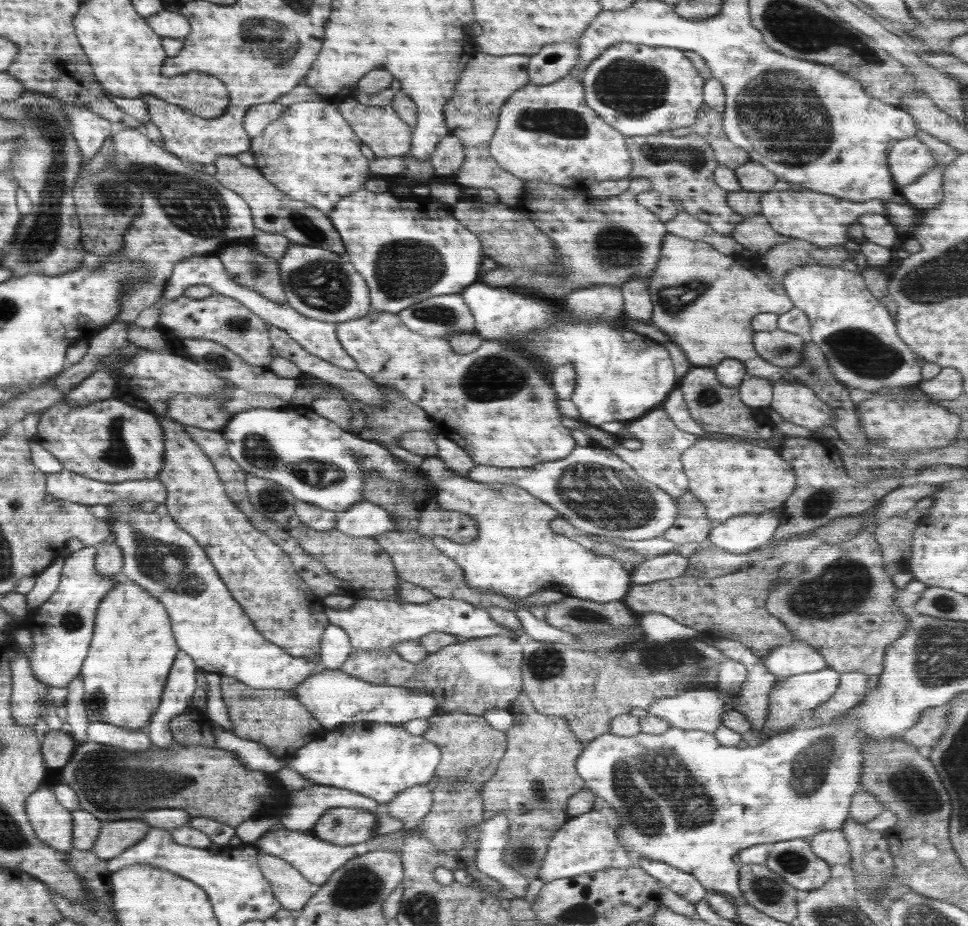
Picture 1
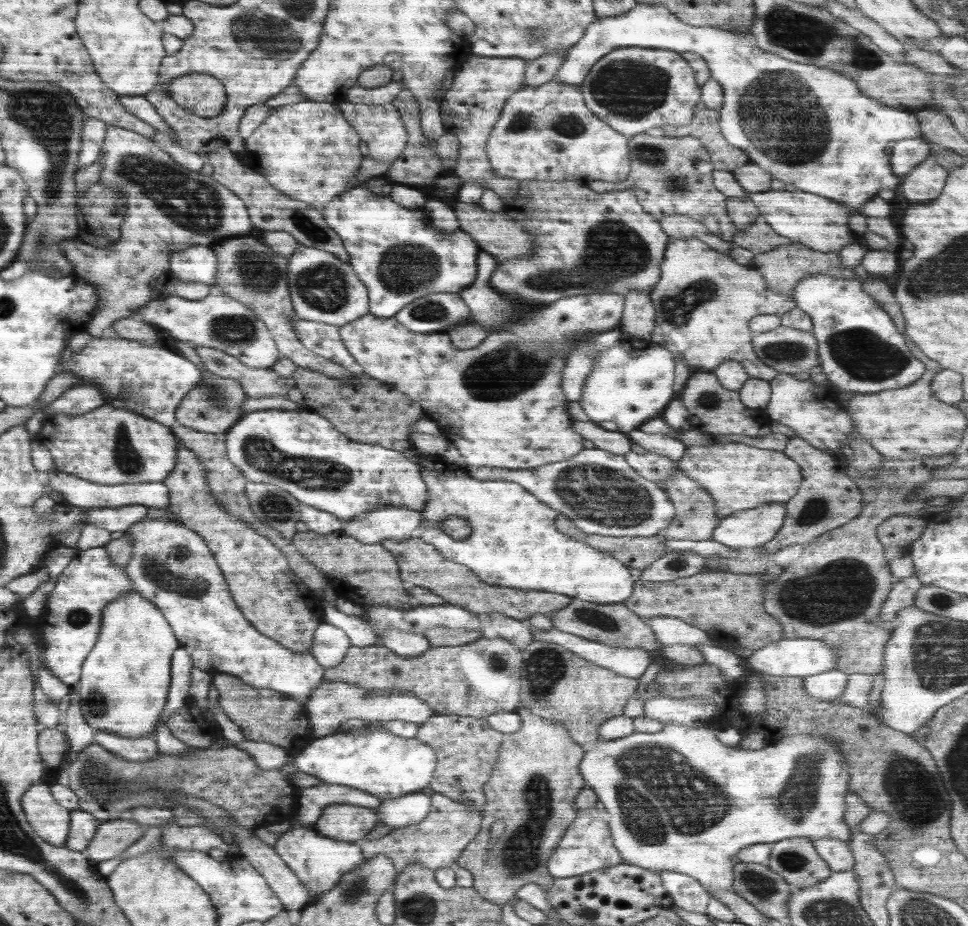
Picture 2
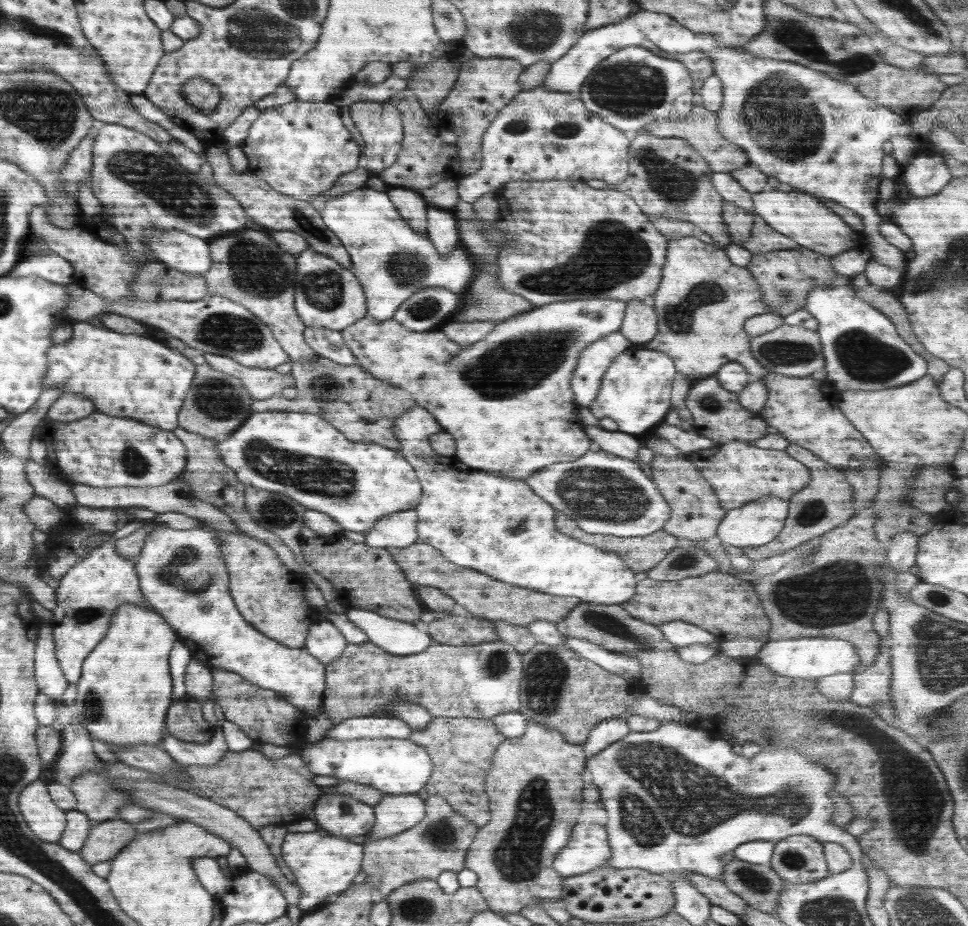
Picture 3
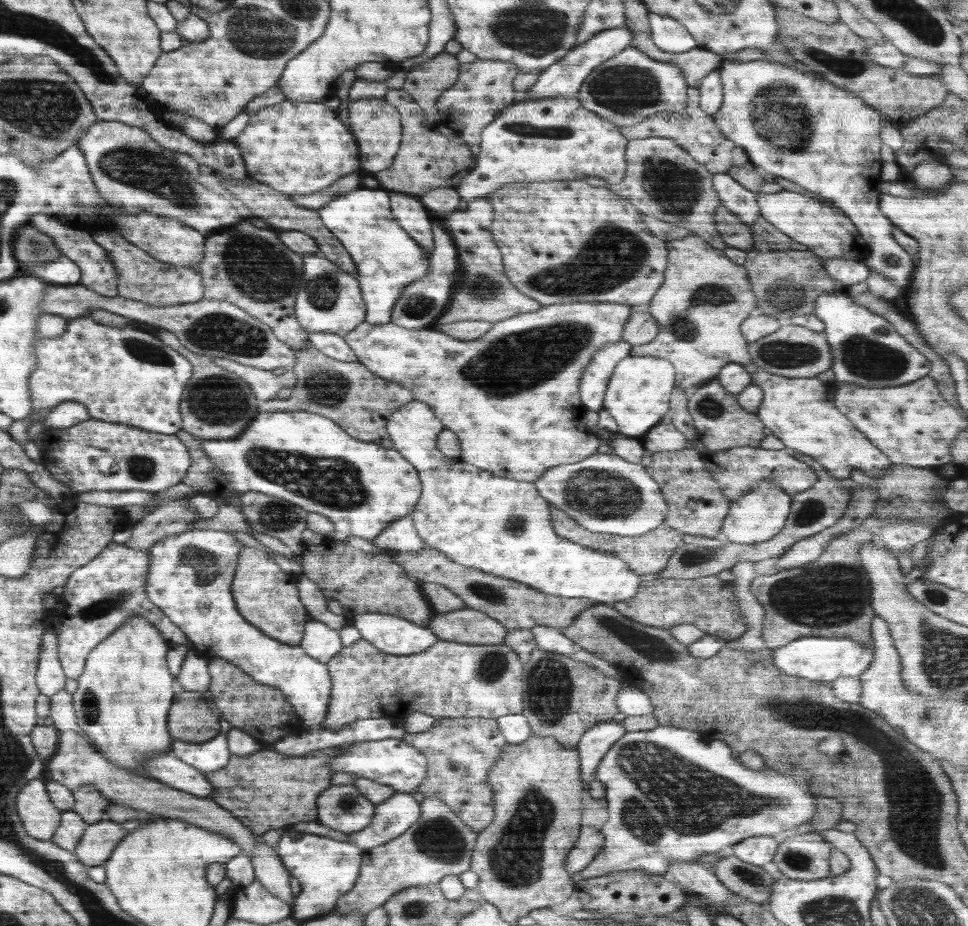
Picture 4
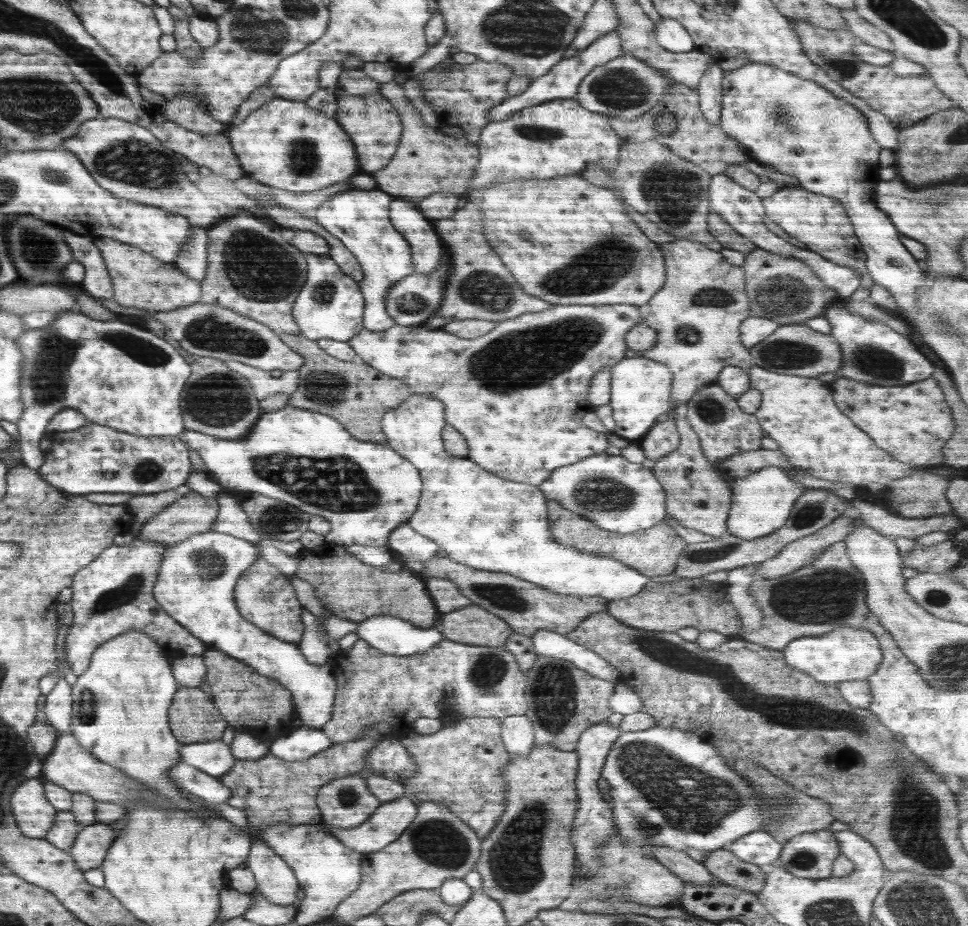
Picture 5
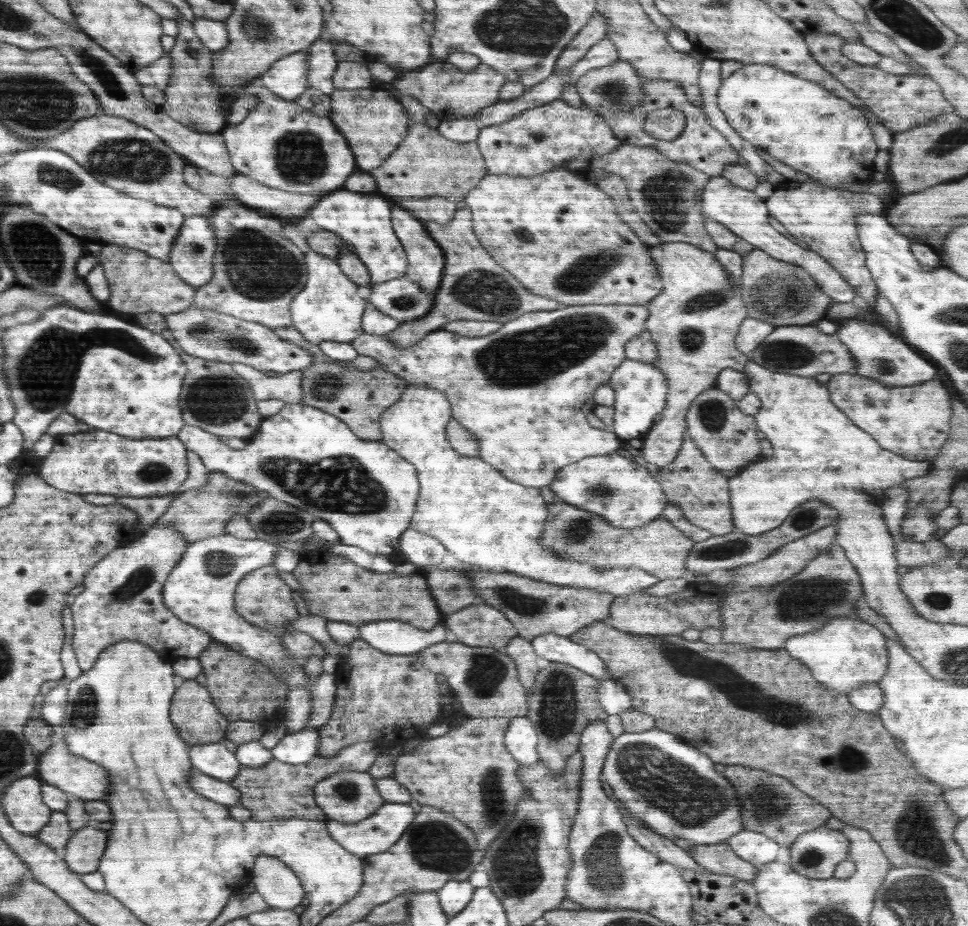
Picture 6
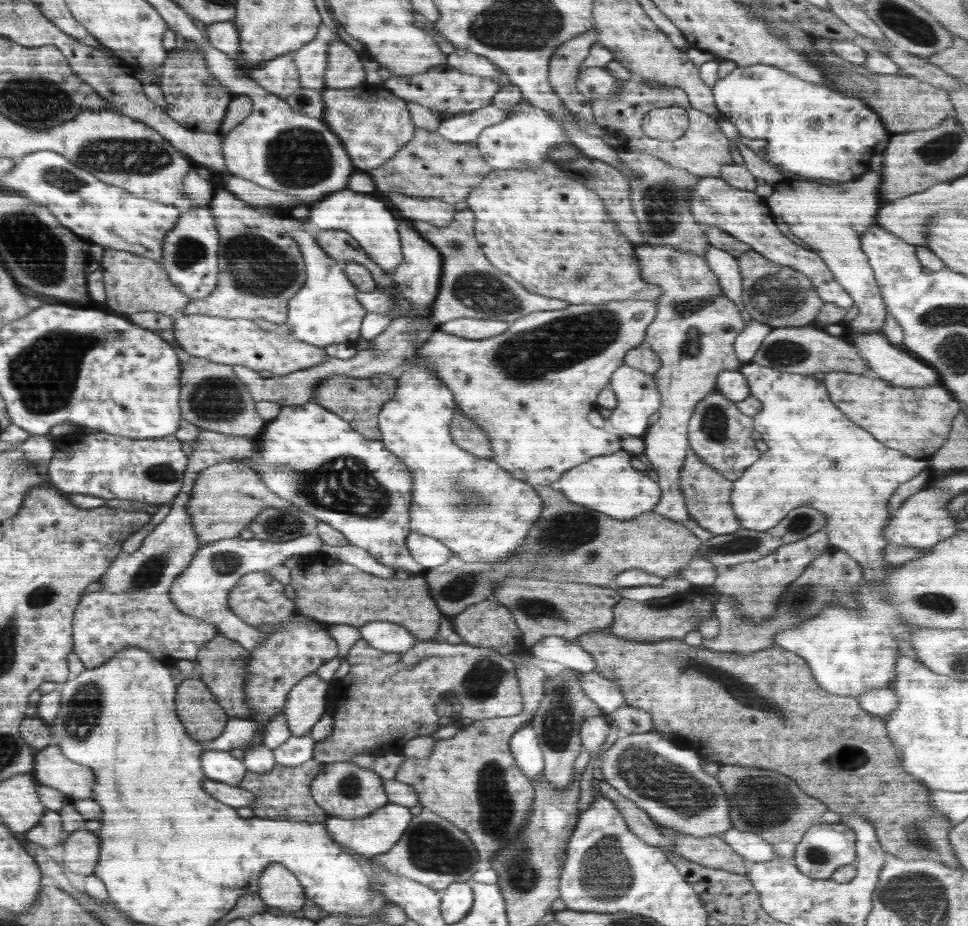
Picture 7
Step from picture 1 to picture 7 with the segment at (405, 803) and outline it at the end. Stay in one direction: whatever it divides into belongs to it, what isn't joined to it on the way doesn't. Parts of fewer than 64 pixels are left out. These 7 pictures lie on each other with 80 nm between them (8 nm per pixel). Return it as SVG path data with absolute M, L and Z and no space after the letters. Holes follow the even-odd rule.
M386 803L383 807L376 809L374 812L366 815L364 818L346 819L330 816L325 820L327 832L331 838L357 854L362 856L374 856L388 852L400 840L404 831L408 828L412 820L410 808L398 803Z

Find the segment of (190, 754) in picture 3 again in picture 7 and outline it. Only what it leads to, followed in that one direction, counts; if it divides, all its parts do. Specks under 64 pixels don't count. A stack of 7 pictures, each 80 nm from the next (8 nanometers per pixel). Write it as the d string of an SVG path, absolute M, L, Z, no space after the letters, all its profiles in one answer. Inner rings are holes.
M208 749L200 755L200 765L209 780L232 786L242 782L247 772L243 762L232 756L229 751Z

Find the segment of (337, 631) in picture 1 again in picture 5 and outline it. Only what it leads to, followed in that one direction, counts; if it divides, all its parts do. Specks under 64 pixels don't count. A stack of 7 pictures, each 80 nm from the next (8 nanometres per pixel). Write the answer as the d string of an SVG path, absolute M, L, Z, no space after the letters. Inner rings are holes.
M312 606L301 609L301 619L305 629L301 642L298 644L302 656L310 665L325 665L331 658L330 646L324 640L324 636L328 635L328 632L322 630L322 627L318 625Z

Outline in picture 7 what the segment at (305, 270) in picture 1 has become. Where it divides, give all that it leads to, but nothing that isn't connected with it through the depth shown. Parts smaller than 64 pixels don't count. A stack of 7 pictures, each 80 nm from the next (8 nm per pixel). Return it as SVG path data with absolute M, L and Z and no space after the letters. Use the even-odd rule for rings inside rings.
M304 214L281 216L284 224L289 224L290 229L299 230L295 232L294 240L299 244L307 274L304 286L287 304L285 323L296 339L317 347L352 344L358 336L361 336L361 322L367 312L356 300L358 291L344 272L345 263L334 260L317 244L312 235L300 230L306 221L304 216Z

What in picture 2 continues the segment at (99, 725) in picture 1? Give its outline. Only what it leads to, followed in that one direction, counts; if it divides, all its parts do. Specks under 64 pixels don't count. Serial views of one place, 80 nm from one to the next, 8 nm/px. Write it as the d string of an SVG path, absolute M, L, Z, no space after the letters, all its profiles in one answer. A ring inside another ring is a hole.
M96 729L95 743L112 751L112 754L138 764L144 764L160 754L153 737L125 737L109 730Z

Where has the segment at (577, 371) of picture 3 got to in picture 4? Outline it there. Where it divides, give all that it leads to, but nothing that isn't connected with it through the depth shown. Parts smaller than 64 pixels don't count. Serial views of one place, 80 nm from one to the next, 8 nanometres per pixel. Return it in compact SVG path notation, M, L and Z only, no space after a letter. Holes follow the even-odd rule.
M624 339L604 345L592 355L580 377L578 390L582 404L588 410L602 409L608 381L617 364L631 352L631 344Z

